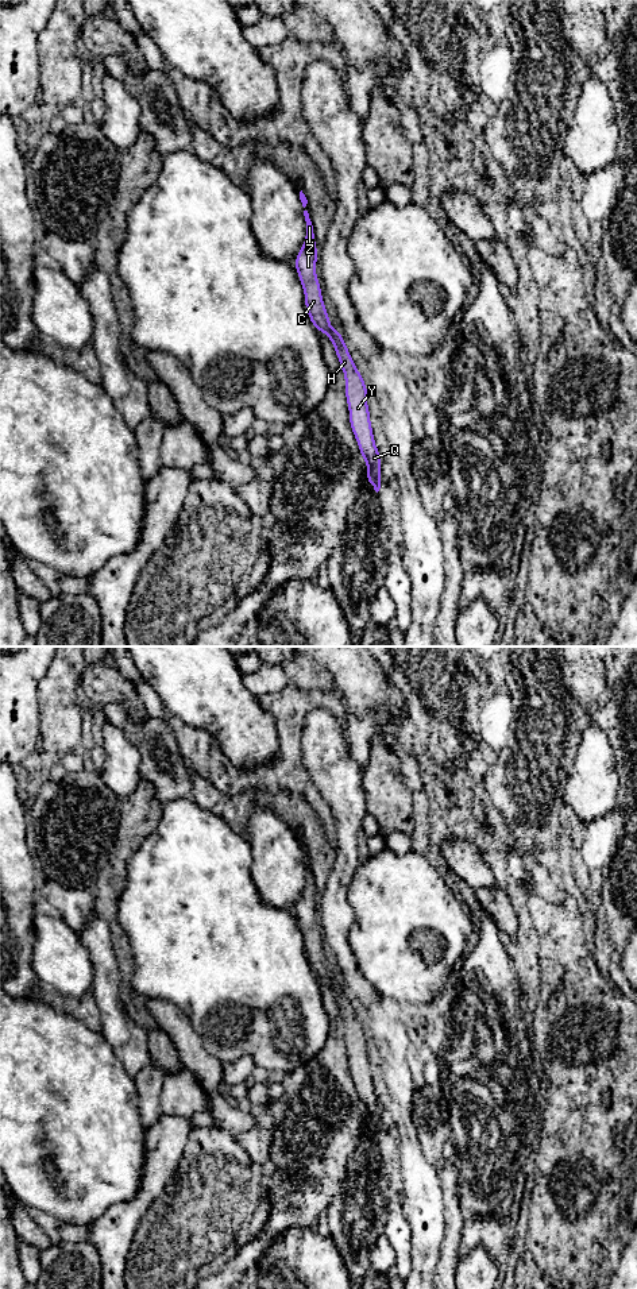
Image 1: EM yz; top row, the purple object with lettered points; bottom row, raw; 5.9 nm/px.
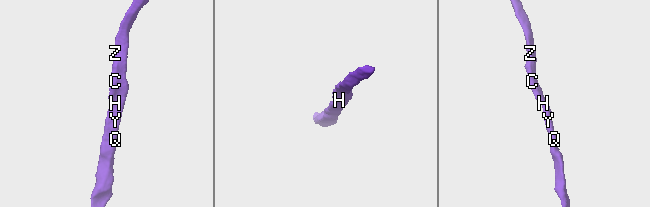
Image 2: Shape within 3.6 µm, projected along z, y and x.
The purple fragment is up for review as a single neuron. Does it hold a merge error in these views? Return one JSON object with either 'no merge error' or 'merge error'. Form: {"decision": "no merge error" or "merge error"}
{"decision": "no merge error"}

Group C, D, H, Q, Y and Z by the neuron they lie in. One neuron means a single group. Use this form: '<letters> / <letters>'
C D H Q Y Z

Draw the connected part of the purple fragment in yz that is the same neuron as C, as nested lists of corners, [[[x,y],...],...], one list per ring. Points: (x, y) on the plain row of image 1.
[[[304,858],[304,864],[306,869],[306,884],[294,912],[305,939],[305,954],[316,977],[324,980],[336,997],[336,1003],[345,1024],[345,1045],[350,1057],[351,1076],[356,1085],[363,1108],[368,1115],[366,1126],[378,1141],[383,1132],[381,1128],[382,1112],[370,1072],[366,1031],[344,992],[340,979],[333,977],[329,972],[329,965],[321,945],[320,931],[316,925],[317,896],[314,891],[314,877],[308,858]]]

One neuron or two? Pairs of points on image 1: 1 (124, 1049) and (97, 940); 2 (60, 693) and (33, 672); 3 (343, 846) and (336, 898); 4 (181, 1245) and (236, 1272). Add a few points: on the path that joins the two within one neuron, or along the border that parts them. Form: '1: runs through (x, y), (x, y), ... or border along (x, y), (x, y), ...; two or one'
1: runs through (115, 1022), (107, 998), (105, 967); one
2: border along (53, 660), (39, 684), (39, 709); two
3: runs through (343, 859), (343, 872), (338, 886); one
4: border along (246, 1241), (238, 1253), (219, 1272), (212, 1274); two

